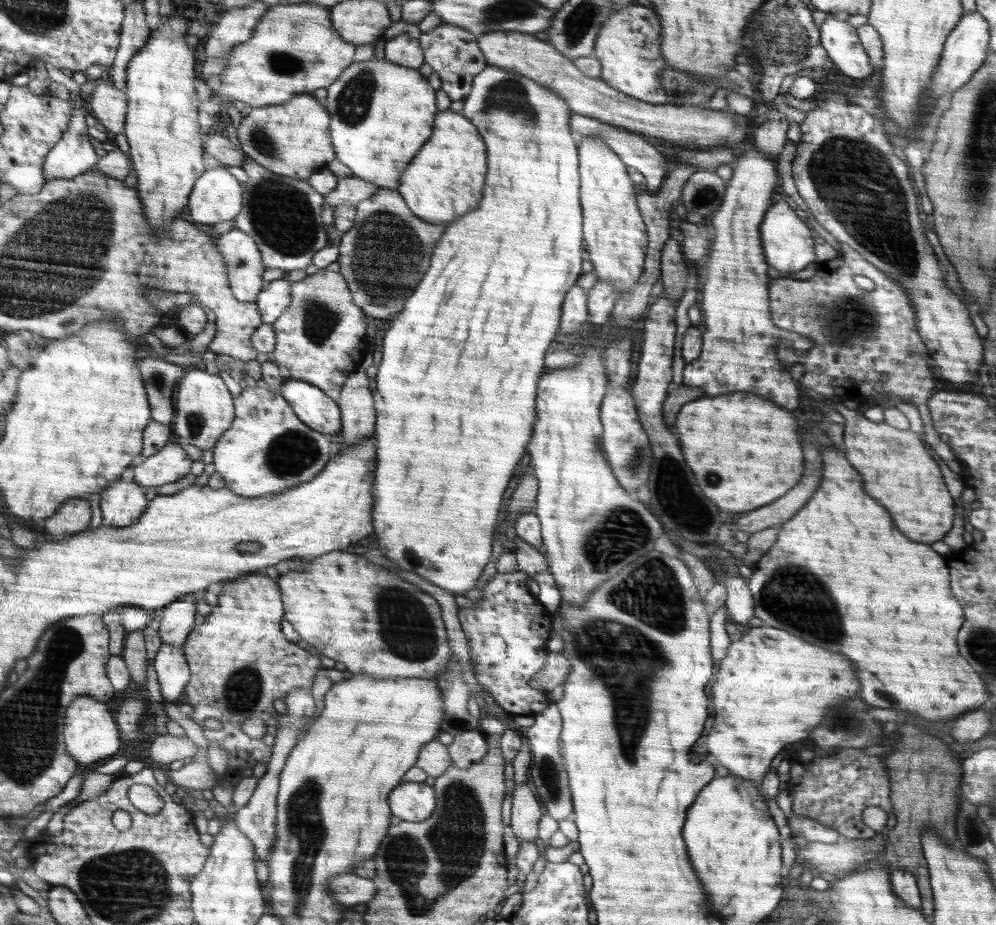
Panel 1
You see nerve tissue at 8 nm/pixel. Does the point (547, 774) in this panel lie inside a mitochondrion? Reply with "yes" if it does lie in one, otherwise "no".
yes

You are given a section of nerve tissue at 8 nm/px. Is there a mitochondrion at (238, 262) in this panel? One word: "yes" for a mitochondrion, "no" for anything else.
yes

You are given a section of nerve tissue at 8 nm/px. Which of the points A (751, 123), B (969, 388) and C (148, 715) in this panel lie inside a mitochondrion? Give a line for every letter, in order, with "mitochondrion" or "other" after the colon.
A: other
B: other
C: other

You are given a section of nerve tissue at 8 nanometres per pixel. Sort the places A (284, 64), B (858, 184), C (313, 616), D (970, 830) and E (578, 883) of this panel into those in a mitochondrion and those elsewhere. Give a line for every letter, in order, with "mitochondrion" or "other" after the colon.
A: mitochondrion
B: mitochondrion
C: other
D: mitochondrion
E: other

